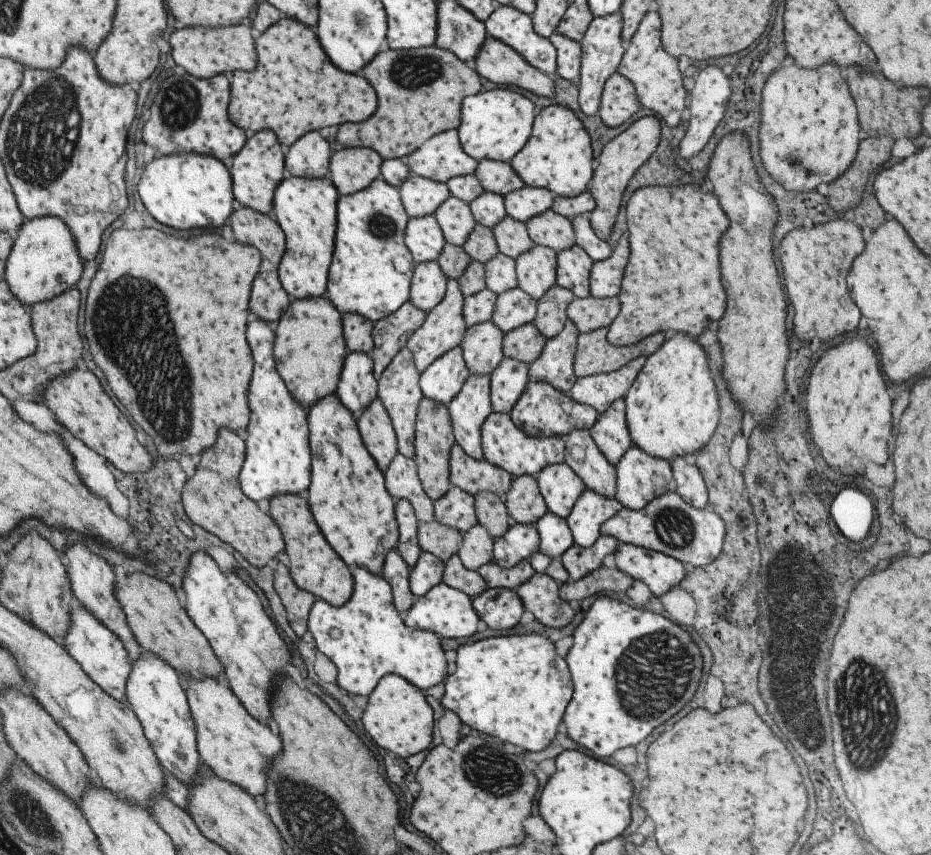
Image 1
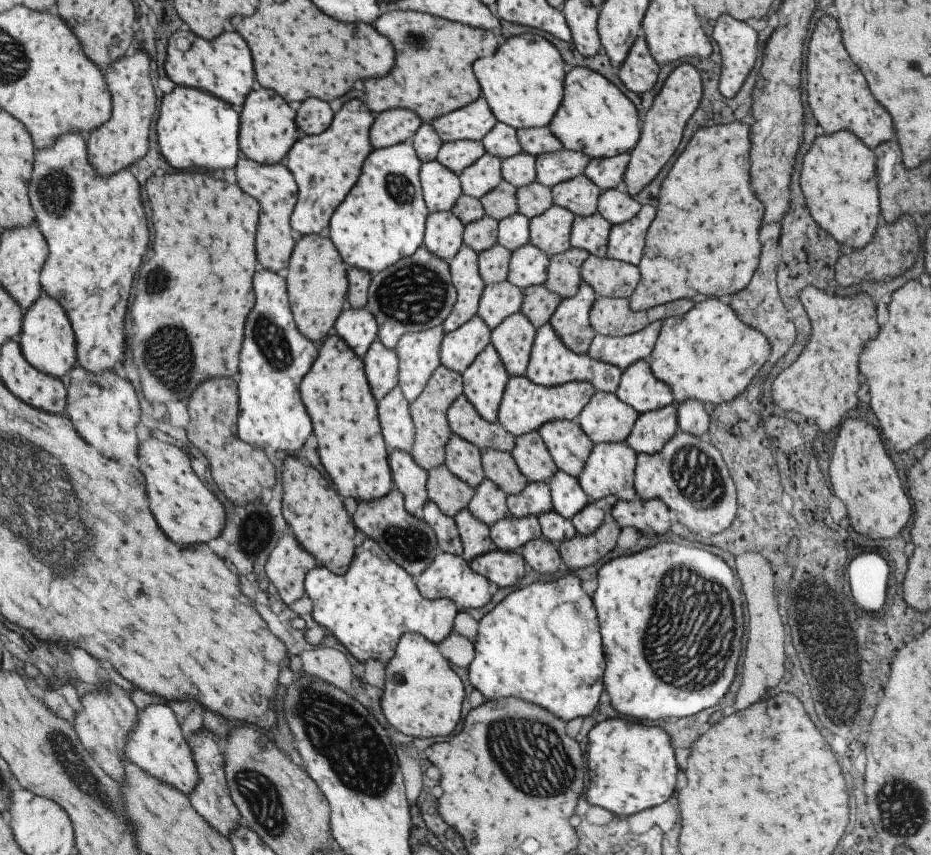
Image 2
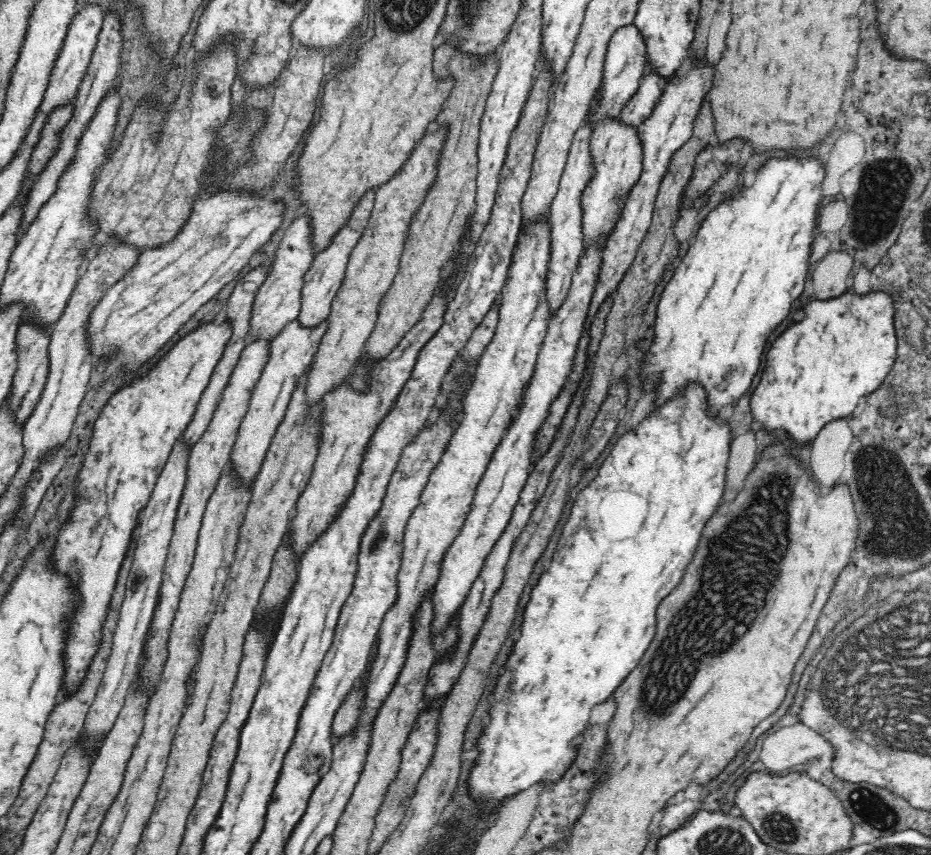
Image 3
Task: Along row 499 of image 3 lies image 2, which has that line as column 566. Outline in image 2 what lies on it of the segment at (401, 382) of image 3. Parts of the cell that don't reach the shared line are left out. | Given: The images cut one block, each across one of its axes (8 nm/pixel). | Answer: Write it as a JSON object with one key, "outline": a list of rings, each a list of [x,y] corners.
{"outline":[[[581,279],[577,292],[563,298],[548,320],[565,348],[575,354],[586,354],[595,335],[588,322],[589,310],[595,299],[591,286]]]}

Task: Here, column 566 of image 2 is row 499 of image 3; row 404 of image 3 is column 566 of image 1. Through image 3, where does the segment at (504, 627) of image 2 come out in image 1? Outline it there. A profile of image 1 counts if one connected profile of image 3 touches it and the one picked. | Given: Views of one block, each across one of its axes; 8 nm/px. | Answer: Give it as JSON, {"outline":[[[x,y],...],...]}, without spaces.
{"outline":[[[531,633],[489,637],[472,644],[460,644],[455,650],[455,671],[444,678],[441,706],[454,712],[459,720],[479,733],[491,734],[500,741],[522,746],[525,751],[542,751],[561,725],[565,707],[572,697],[572,680],[563,657],[554,649],[554,643]]]}

